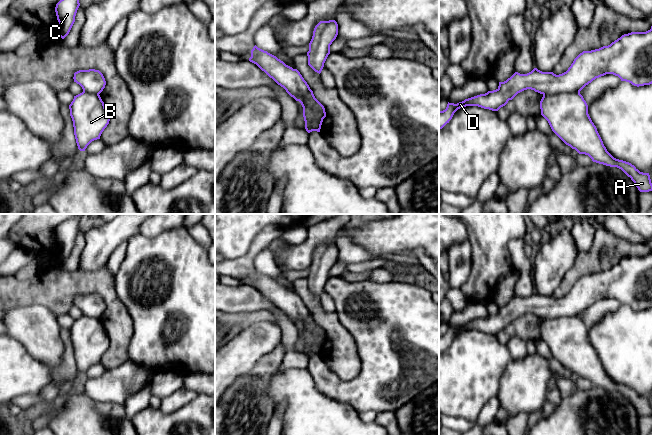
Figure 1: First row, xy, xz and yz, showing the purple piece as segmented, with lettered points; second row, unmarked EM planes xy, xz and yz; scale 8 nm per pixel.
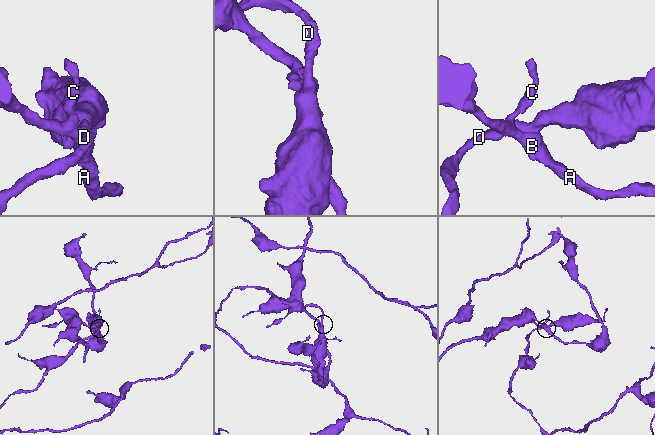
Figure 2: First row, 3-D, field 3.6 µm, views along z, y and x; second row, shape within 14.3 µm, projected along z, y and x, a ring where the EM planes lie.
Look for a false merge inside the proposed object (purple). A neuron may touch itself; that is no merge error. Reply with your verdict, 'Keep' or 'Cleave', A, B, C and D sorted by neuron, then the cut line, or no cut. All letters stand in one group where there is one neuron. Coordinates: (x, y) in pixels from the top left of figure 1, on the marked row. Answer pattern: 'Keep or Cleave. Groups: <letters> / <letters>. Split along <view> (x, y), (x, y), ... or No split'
Cleave. Groups: A B C / D. Split along xz (309, 89), (308, 105), (316, 115), (318, 122), (317, 130)

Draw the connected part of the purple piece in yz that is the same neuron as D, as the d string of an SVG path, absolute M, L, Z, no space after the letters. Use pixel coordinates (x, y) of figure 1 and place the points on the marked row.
M652 26L646 32L631 32L622 35L608 46L591 51L583 51L573 61L568 70L556 75L553 72L542 72L534 68L527 74L515 72L504 82L499 82L496 90L488 91L457 104L449 103L443 111L439 111L439 129L442 129L452 119L454 113L466 106L478 106L492 111L498 111L512 100L518 93L531 89L543 95L580 92L586 85L596 78L606 74L618 76L621 81L626 81L634 86L652 84Z

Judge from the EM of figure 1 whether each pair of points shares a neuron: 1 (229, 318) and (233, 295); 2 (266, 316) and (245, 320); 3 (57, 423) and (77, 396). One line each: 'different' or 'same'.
1: different
2: same
3: same

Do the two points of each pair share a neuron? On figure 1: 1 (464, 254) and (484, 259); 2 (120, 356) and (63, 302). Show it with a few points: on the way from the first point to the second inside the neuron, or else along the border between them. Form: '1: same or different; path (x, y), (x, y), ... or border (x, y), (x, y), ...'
1: different; border (468, 239), (472, 247), (472, 267), (467, 279)
2: same; path (119, 330), (112, 301), (98, 287), (88, 287)

